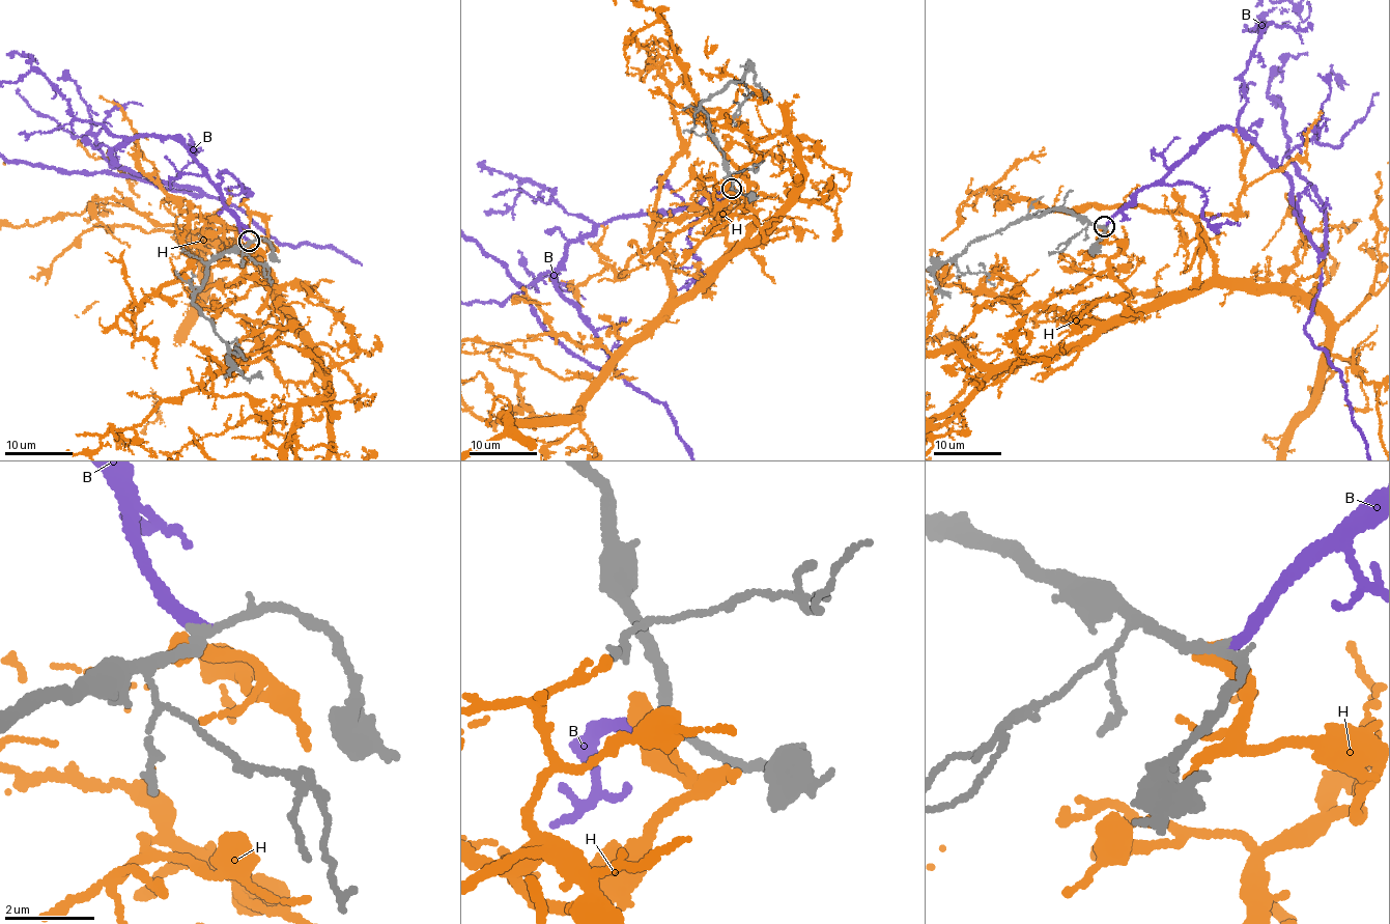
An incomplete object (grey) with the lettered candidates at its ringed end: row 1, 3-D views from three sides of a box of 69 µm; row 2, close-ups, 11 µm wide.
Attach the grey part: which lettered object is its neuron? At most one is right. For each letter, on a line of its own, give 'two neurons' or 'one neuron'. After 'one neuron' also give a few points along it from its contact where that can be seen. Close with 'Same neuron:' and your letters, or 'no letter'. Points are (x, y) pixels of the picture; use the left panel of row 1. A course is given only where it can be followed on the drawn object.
B: one neuron
H: two neurons
Same neuron: B

